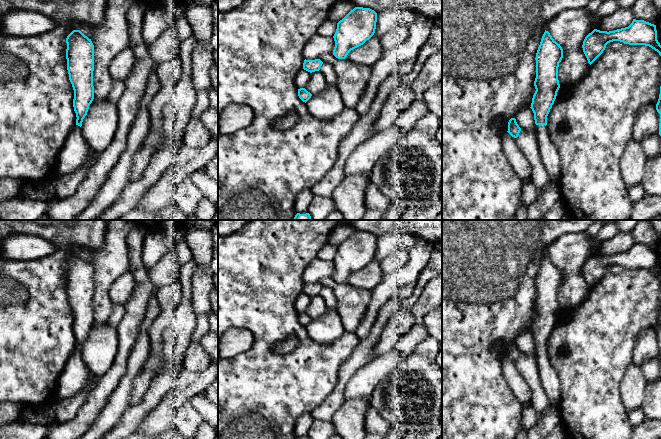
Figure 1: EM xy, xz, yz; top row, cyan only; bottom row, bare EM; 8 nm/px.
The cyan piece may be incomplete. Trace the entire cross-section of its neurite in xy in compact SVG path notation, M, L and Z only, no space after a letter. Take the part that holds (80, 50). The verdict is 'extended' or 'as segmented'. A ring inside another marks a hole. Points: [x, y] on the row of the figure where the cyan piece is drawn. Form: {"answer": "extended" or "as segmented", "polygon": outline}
{"answer": "extended", "polygon": "M73 30L67 36L66 43L67 70L74 90L73 107L77 119L57 157L56 171L59 175L79 169L92 150L82 135L81 126L94 99L94 45L80 30Z"}

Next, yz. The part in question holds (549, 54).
{"answer": "extended", "polygon": "M545 30L536 53L535 93L531 109L534 113L538 148L542 163L550 180L557 183L560 179L560 157L555 144L549 137L547 116L554 104L560 88L558 67L563 58L563 49Z"}

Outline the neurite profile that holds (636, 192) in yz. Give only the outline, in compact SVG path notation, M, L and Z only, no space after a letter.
M638 184L628 188L630 200L634 203L643 198L646 194L643 184Z

